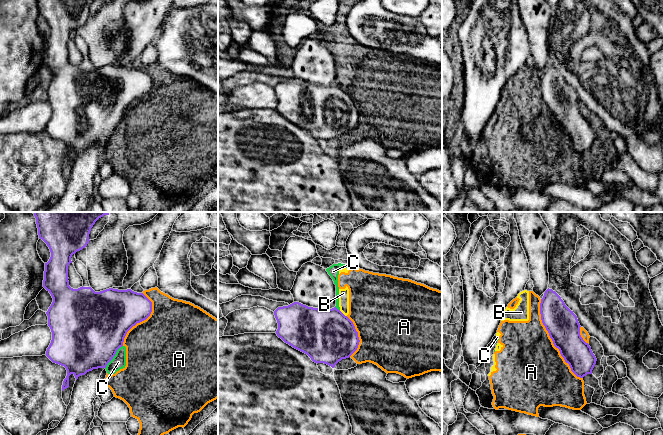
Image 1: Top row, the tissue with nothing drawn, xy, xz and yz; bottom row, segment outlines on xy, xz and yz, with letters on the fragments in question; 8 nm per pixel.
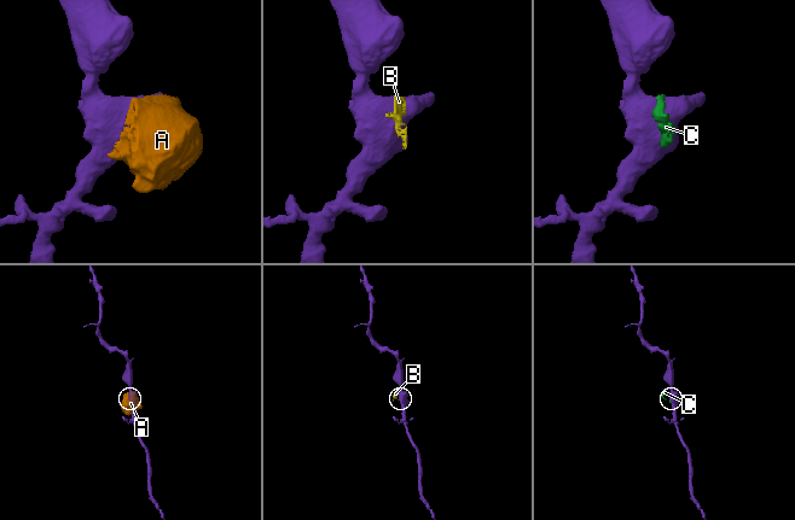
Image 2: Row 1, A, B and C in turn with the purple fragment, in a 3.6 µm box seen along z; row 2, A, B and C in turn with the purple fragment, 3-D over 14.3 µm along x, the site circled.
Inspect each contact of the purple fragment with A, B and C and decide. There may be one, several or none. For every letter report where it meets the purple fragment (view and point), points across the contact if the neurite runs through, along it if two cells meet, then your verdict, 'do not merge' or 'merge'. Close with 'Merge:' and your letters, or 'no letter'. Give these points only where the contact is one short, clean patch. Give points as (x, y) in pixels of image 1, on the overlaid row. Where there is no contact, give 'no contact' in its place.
A: yz (552, 340) | do not merge
B: xz (342, 313) | along xz (339, 310), (346, 316) | do not merge
C: xy (113, 356) | along xy (122, 345), (105, 368) | do not merge
Merge: no letter

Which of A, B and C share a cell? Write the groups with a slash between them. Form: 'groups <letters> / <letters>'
groups A B C

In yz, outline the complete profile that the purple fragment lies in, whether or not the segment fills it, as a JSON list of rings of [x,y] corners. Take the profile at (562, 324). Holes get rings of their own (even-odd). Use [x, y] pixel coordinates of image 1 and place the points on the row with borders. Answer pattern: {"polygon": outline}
{"polygon": [[[547,289],[540,303],[543,325],[571,371],[580,378],[592,374],[596,357],[580,335],[577,316],[552,289]]]}

